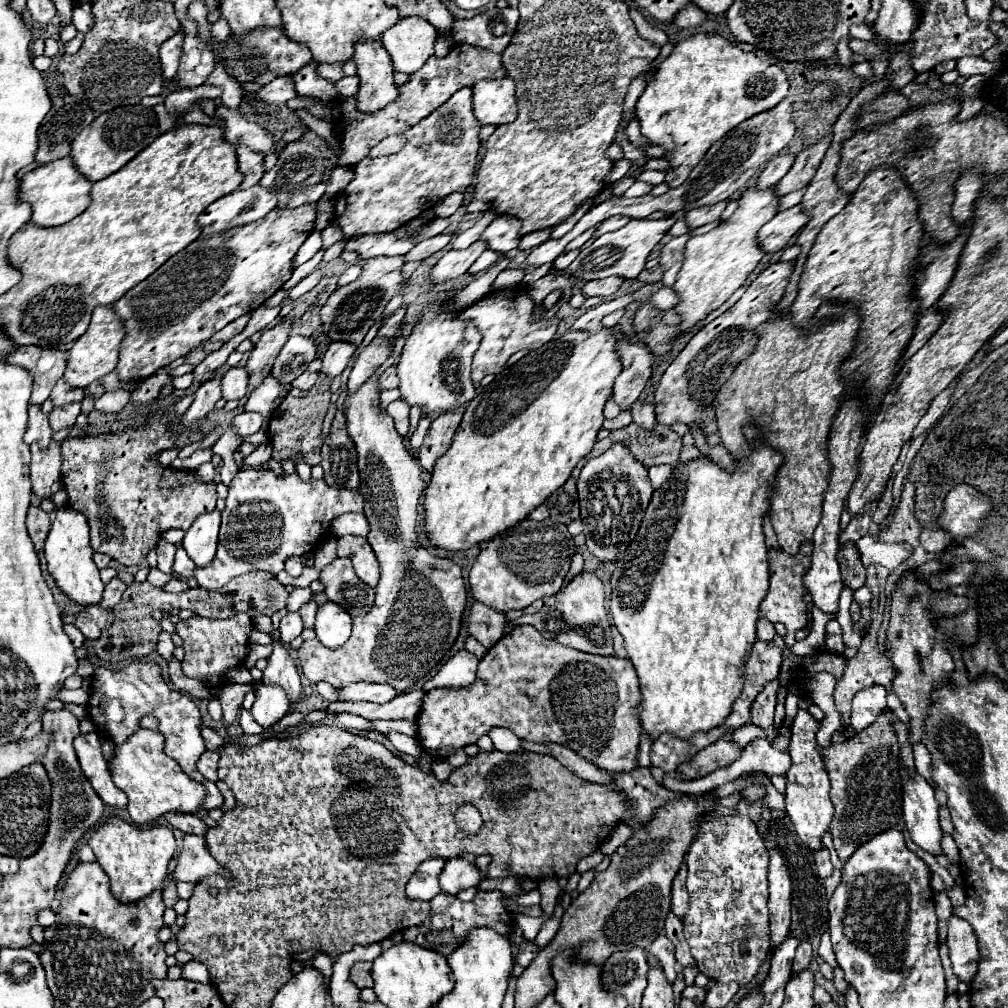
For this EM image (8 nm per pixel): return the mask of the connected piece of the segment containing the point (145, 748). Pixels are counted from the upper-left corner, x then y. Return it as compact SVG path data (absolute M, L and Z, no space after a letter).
M138 730L124 744L116 746L110 772L114 784L128 796L128 814L136 826L148 826L168 812L198 814L208 796L204 784L190 780L176 760L164 754L164 736L158 730Z

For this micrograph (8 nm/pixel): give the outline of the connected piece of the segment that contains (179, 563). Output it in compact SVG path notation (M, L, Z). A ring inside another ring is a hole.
M178 548L176 558L174 558L174 572L188 580L188 578L194 576L194 568L196 568L196 566L194 566L194 562L188 558L188 554L186 554L182 548Z

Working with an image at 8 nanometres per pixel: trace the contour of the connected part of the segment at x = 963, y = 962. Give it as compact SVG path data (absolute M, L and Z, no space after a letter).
M954 914L948 918L948 946L950 946L950 960L956 976L962 982L970 982L976 974L980 960L978 940L972 926Z

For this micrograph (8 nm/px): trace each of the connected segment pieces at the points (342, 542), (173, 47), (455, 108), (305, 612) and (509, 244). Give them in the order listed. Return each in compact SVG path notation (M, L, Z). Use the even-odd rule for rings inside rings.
M342 536L336 540L336 546L338 556L350 558L358 578L370 588L374 588L380 580L380 566L368 540L364 536Z
M178 32L176 36L168 38L162 46L160 46L160 62L162 62L162 74L166 80L172 80L178 72L178 64L180 64L180 52L182 52L182 44L184 44L184 34Z
M462 88L446 104L402 134L406 144L400 152L360 160L352 182L336 196L336 222L344 236L394 232L452 192L466 190L472 184L482 146L478 130L480 122L472 114L472 88Z
M310 600L310 602L306 602L300 610L298 610L298 614L302 616L302 622L304 622L304 628L312 628L314 626L314 616L316 616L316 602L314 600Z
M498 216L486 226L480 238L486 242L488 248L496 252L508 252L512 248L518 248L520 244L518 230L520 230L520 220L516 220L514 216Z

